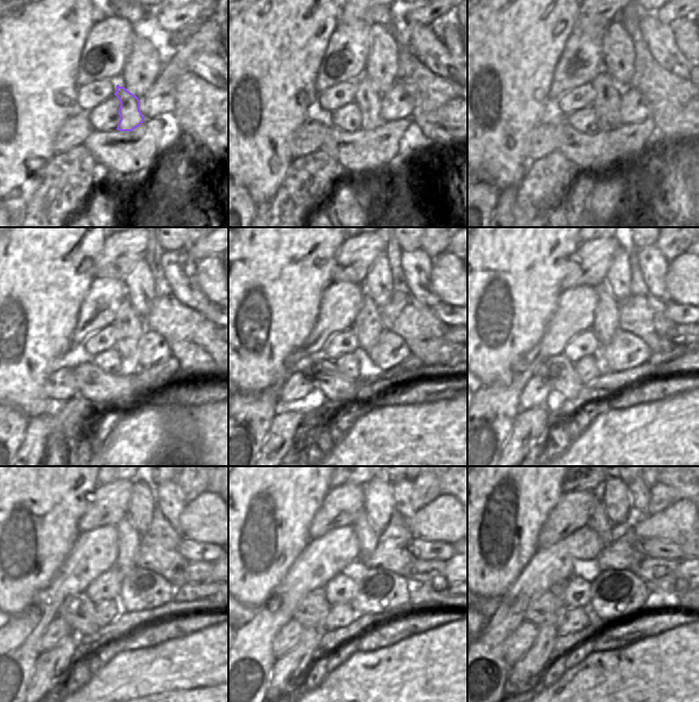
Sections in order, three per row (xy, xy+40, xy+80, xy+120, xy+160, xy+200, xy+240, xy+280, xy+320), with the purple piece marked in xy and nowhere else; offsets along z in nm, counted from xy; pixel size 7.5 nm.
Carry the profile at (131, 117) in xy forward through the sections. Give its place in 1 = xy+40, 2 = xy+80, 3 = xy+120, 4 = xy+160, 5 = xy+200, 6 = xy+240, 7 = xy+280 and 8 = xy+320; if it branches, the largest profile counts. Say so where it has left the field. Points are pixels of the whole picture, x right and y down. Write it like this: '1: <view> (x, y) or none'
1: xy+40 (367, 97)
2: xy+80 (607, 94)
3: xy+120 (129, 325)
4: xy+160 (367, 325)
5: xy+200 (605, 324)
6: xy+240 (128, 537)
7: xy+280 (367, 537)
8: xy+320 (599, 521)

